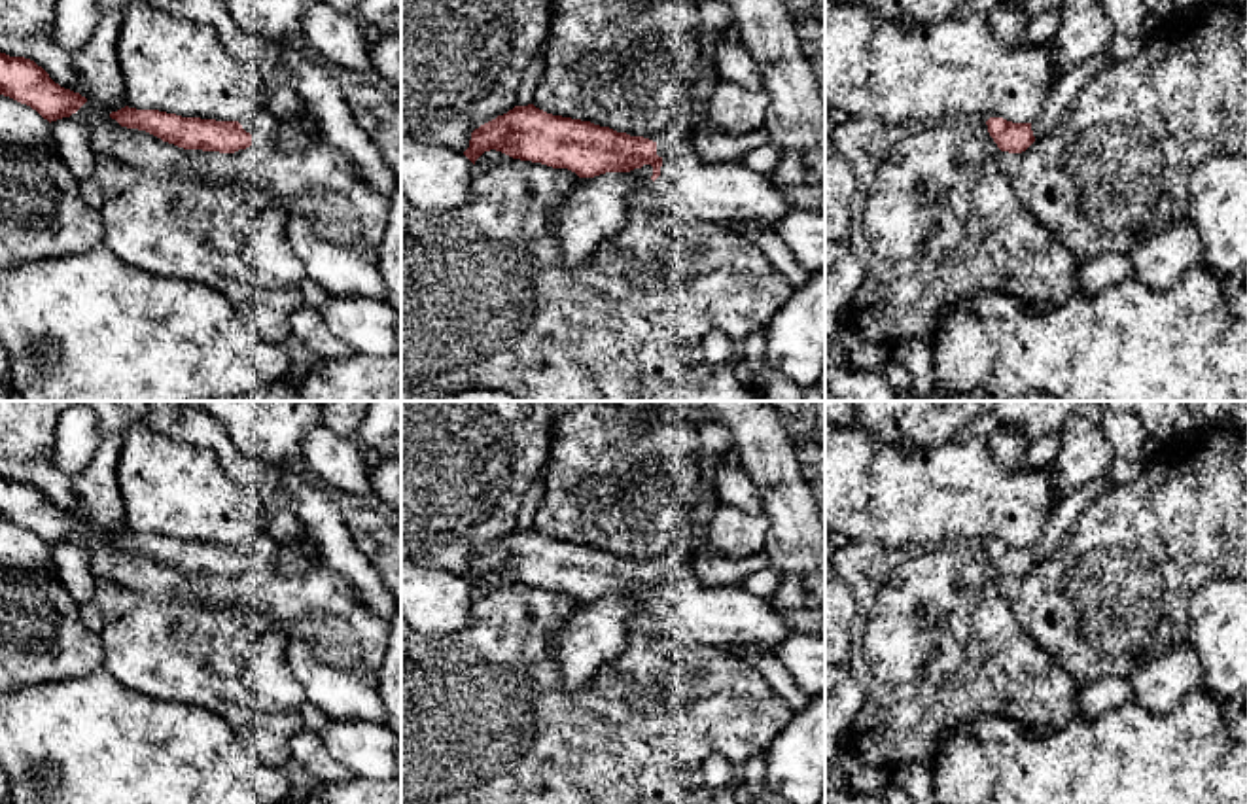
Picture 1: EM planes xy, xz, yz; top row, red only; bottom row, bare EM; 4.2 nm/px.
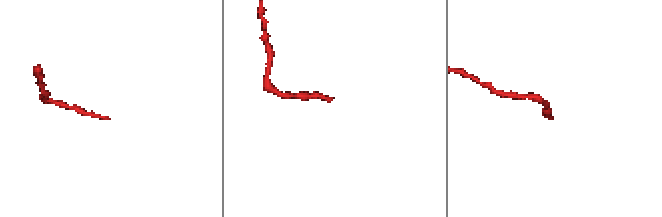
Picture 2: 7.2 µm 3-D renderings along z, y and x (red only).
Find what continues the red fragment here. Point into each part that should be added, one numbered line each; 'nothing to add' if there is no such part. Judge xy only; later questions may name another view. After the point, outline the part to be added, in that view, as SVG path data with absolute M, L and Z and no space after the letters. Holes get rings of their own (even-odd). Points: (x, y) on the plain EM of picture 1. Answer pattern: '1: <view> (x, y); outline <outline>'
1: xy (265, 551); outline M267 530L254 533L238 547L252 558L252 568L272 568L276 564L297 562L303 558L310 558L314 564L320 564L322 558L322 549L314 539L282 543Z

